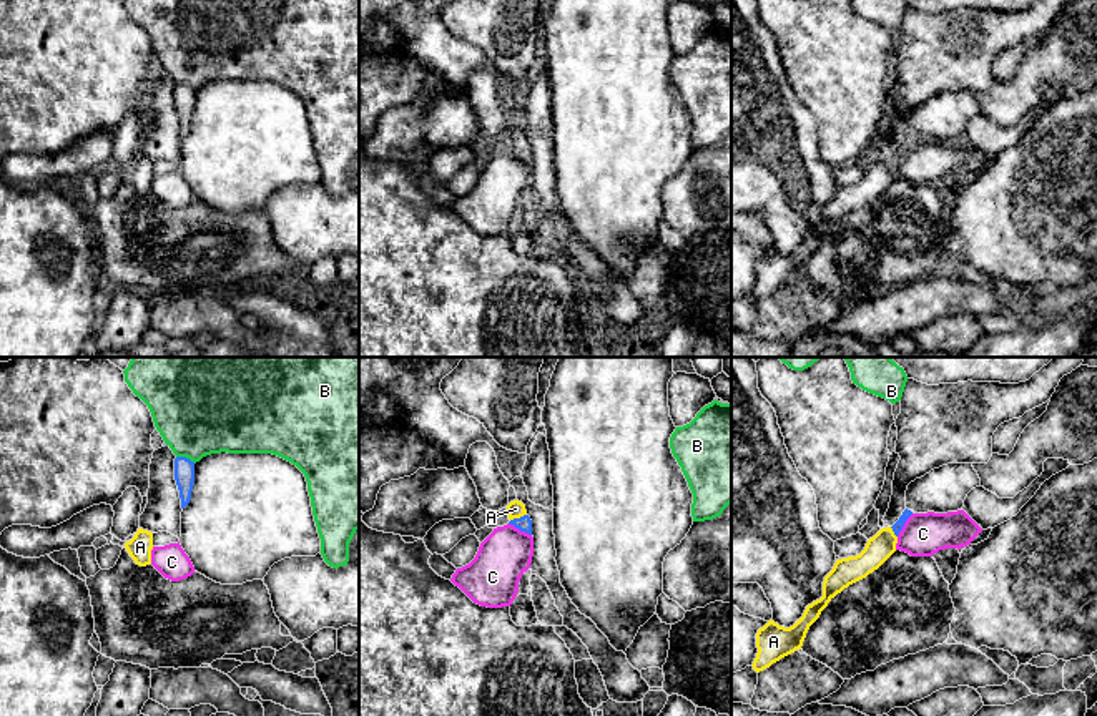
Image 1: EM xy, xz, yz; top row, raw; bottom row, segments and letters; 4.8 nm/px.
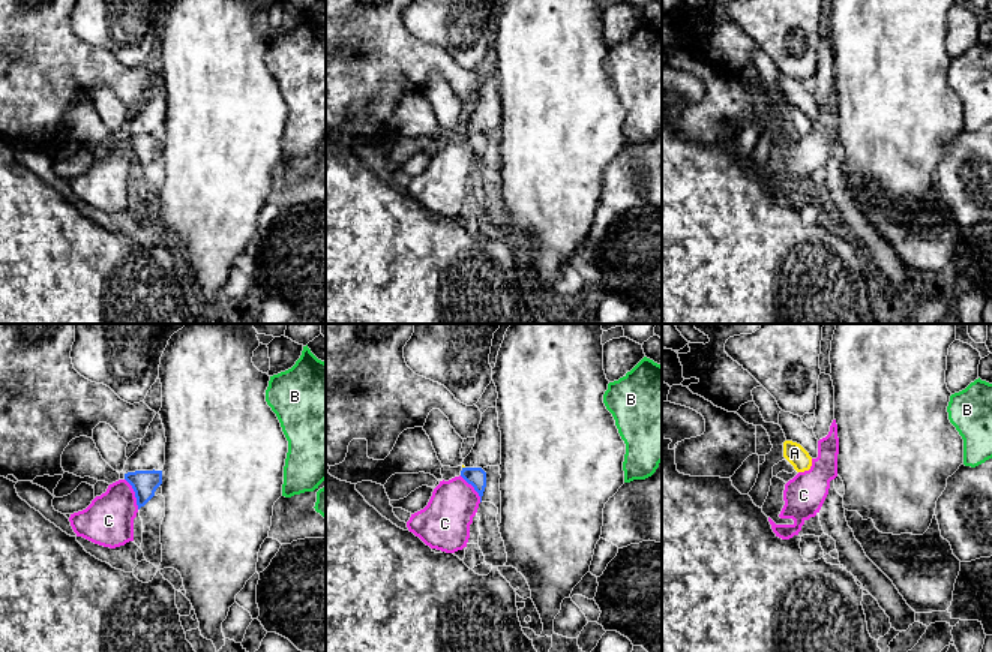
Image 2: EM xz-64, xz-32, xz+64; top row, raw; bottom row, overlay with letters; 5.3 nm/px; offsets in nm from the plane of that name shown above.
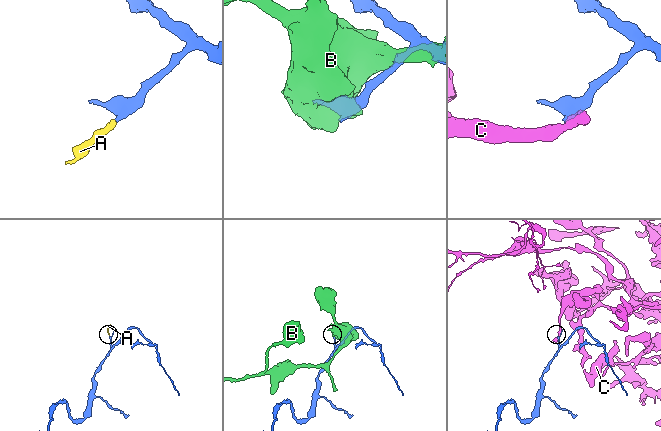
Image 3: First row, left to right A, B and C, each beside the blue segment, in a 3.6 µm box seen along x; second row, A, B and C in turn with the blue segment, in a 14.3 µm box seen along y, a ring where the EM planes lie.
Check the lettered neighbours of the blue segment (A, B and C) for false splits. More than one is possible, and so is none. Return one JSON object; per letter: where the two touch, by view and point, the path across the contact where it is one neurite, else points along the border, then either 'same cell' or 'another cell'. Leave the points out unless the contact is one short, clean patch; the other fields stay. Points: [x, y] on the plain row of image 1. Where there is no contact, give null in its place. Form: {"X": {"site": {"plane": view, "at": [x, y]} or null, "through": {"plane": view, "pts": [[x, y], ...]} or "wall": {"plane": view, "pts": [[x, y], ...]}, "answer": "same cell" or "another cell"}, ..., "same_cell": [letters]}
{"A": {"site": {"plane": "xz", "at": [517, 147]}, "through": {"plane": "xz", "pts": [[524, 152], [517, 147], [516, 137]]}, "answer": "same cell"}, "B": {"site": {"plane": "xy", "at": [185, 85]}, "answer": "another cell"}, "C": {"site": {"plane": "xz", "at": [521, 158]}, "wall": {"plane": "xz", "pts": [[509, 150], [531, 163]]}, "answer": "another cell"}, "same_cell": ["A"]}

